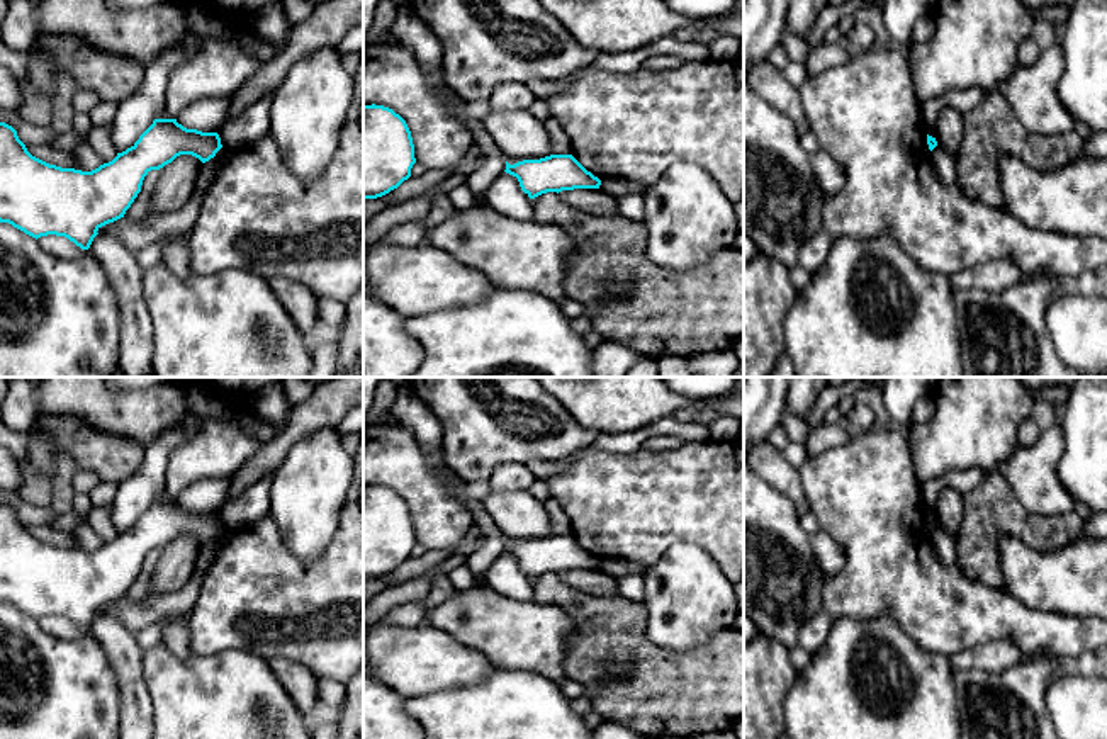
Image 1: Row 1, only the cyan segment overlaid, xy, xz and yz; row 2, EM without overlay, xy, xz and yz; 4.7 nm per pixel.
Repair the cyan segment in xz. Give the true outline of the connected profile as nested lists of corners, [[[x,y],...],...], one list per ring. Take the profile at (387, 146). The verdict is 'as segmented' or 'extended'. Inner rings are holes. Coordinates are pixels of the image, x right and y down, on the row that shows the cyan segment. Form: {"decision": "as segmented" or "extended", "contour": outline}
{"decision": "as segmented", "contour": [[[363,105],[363,199],[377,199],[411,177],[414,144],[406,121],[384,105]]]}

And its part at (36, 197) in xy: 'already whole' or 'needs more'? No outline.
already whole

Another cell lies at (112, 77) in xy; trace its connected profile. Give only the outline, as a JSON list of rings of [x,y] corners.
[[[46,36],[37,42],[53,53],[56,71],[66,71],[78,90],[92,90],[117,105],[139,90],[146,70],[139,61],[100,53],[76,36]]]

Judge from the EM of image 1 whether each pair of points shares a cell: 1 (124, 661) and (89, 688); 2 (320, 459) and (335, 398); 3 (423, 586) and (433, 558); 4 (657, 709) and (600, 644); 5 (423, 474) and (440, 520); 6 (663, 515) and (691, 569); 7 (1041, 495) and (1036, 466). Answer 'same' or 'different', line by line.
1: different
2: different
3: different
4: same
5: same
6: different
7: same

